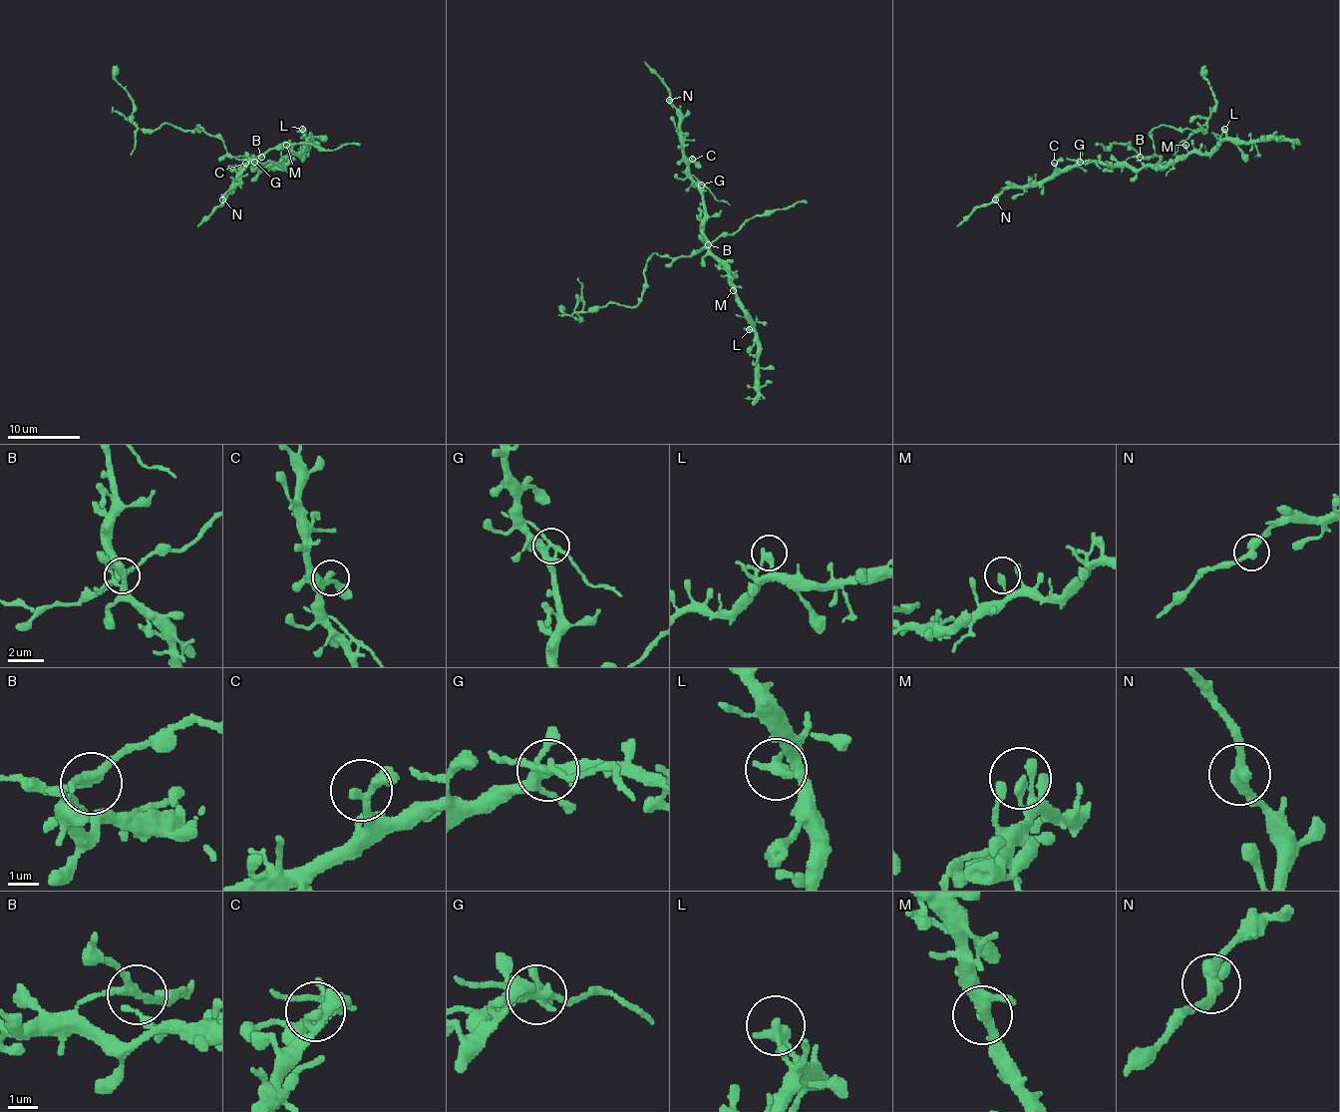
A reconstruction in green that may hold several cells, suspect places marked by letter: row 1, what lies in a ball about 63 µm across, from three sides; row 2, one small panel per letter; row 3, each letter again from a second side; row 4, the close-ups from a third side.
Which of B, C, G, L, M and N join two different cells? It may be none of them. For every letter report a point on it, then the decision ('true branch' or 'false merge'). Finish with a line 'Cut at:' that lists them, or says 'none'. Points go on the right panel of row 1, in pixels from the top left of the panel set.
B: place (1140, 157); false merge
C: place (1054, 163); true branch
G: place (1080, 162); false merge
L: place (1224, 129); true branch
M: place (1185, 145); true branch
N: place (995, 199); false merge
Cut at: B, G, N

